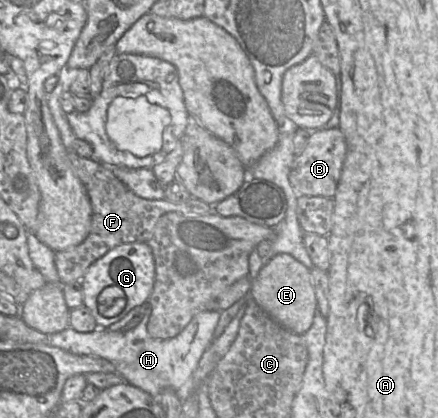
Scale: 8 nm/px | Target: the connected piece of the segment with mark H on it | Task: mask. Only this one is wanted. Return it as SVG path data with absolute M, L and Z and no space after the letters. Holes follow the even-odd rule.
M147 304L133 308L122 319L111 324L107 329L96 329L88 333L80 333L70 326L66 329L49 335L49 345L60 348L66 352L75 355L84 356L99 356L115 365L116 373L118 373L126 383L133 385L144 392L148 393L154 399L165 389L172 389L181 402L185 401L194 393L193 375L196 370L199 360L205 350L211 345L214 340L214 331L218 324L221 311L204 311L196 314L181 333L171 339L157 340L148 334L147 323L151 314L151 308ZM136 314L142 317L141 321L131 330L122 330Z

